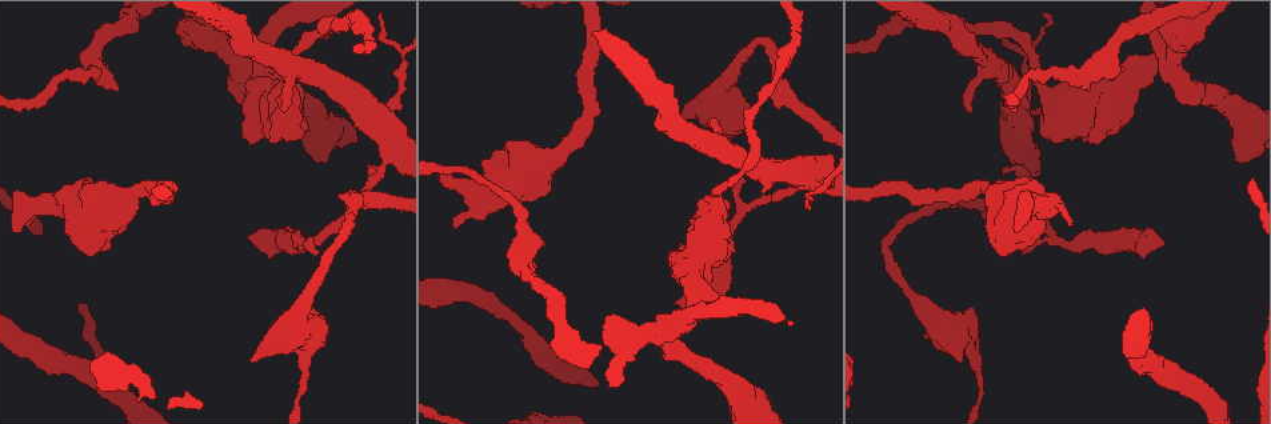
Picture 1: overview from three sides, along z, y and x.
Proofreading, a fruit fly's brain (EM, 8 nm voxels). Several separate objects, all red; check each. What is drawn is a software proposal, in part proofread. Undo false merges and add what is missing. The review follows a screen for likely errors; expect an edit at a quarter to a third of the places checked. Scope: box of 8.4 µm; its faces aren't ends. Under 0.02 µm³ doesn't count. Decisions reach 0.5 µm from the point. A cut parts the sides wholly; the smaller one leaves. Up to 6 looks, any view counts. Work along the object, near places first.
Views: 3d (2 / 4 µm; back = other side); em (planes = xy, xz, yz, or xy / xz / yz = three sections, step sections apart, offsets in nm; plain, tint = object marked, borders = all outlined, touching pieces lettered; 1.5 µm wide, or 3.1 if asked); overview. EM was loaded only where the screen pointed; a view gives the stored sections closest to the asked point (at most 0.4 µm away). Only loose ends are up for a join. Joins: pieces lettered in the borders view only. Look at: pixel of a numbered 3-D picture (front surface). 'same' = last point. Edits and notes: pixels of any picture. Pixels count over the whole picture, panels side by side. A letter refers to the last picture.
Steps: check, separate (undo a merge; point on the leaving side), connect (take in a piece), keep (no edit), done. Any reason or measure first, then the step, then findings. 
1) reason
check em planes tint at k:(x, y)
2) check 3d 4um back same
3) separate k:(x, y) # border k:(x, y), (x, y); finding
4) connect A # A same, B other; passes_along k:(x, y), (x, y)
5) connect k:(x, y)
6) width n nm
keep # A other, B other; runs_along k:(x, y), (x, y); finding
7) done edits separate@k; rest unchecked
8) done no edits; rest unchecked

check em planes plain at 1:(1068, 223)

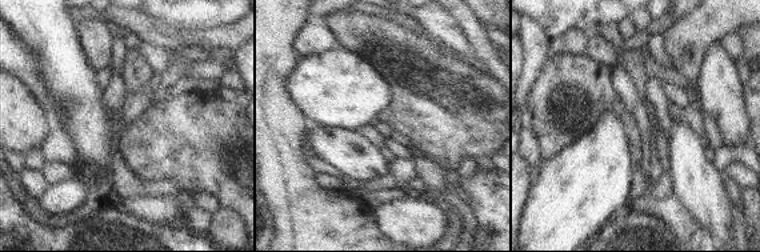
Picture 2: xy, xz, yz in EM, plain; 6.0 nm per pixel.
check em planes borders same

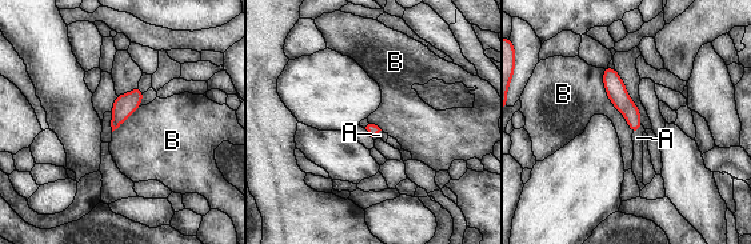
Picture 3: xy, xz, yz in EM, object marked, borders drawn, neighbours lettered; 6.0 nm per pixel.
longest_contact B 440 nm
connect A # A same, B other; passes_along 3:(618, 95), (638, 131), (636, 138); it goes on there

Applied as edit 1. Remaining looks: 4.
see it whole again
check overview

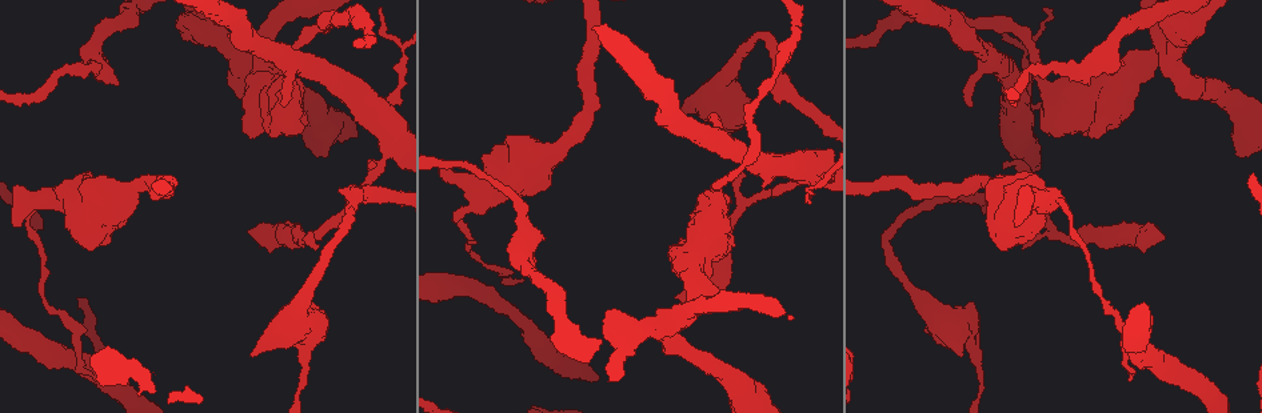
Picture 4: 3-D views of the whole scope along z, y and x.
check em xz step 8 borders at 4:(522, 220)

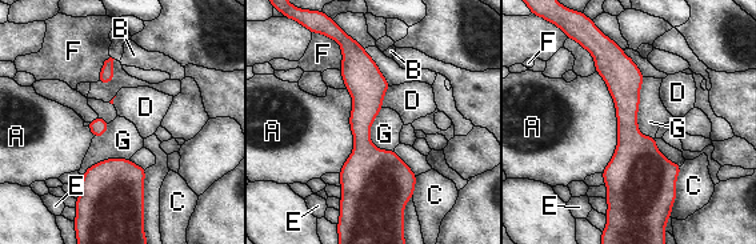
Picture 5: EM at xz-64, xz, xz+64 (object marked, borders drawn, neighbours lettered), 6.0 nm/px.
keep # A other, B other, C other, D other, E other, F other, G other; runs_along 5:(607, 46), (627, 98), (620, 203); one cell here

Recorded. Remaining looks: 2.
four-way junction
check em planes borders at 4:(246, 61)

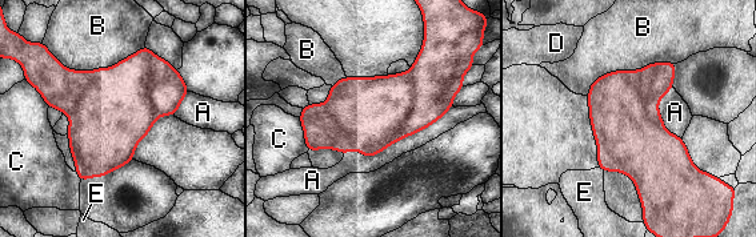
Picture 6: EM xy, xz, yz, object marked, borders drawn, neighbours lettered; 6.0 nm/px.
longest_contact A 700 nm
separate 6:(375, 109) # A other, B other, C other, D other, E other; border 6:(410, 72), (406, 125), (356, 149); two cells meet here

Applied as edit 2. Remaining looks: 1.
done edits connect@3, separate@6; rest unchecked

